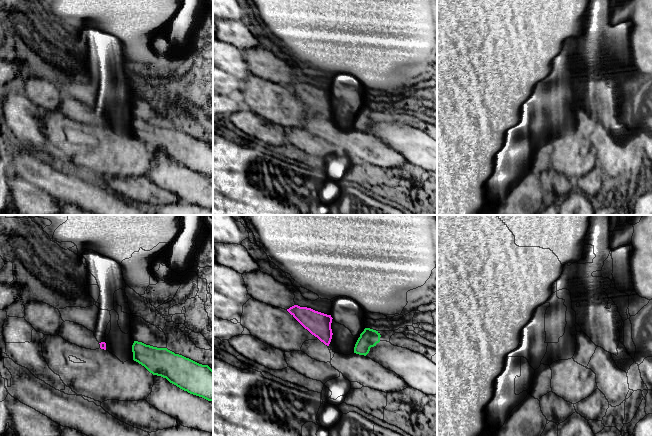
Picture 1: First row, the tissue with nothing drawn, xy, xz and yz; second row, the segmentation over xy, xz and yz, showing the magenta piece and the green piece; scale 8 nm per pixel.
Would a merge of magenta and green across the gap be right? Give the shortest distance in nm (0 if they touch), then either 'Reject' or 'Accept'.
Distance 200 nm. Accept

